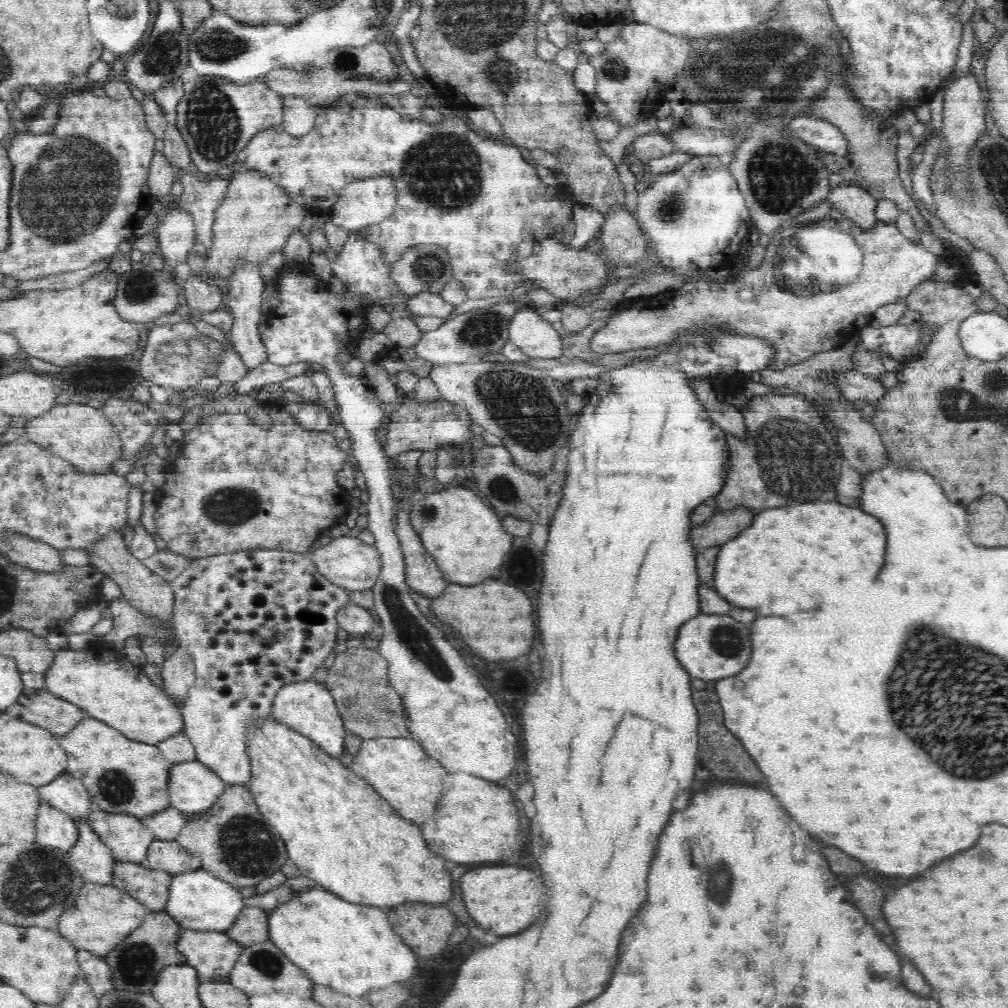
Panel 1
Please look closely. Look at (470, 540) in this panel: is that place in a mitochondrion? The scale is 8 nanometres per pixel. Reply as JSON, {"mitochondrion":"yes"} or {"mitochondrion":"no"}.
{"mitochondrion":"no"}

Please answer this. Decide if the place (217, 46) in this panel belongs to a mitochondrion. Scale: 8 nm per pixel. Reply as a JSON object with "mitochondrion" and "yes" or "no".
{"mitochondrion":"yes"}

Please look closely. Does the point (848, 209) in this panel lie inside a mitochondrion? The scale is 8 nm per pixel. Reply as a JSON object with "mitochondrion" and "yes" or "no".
{"mitochondrion":"no"}

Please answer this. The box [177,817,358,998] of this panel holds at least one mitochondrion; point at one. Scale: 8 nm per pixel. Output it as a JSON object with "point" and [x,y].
{"point":[268,964]}

